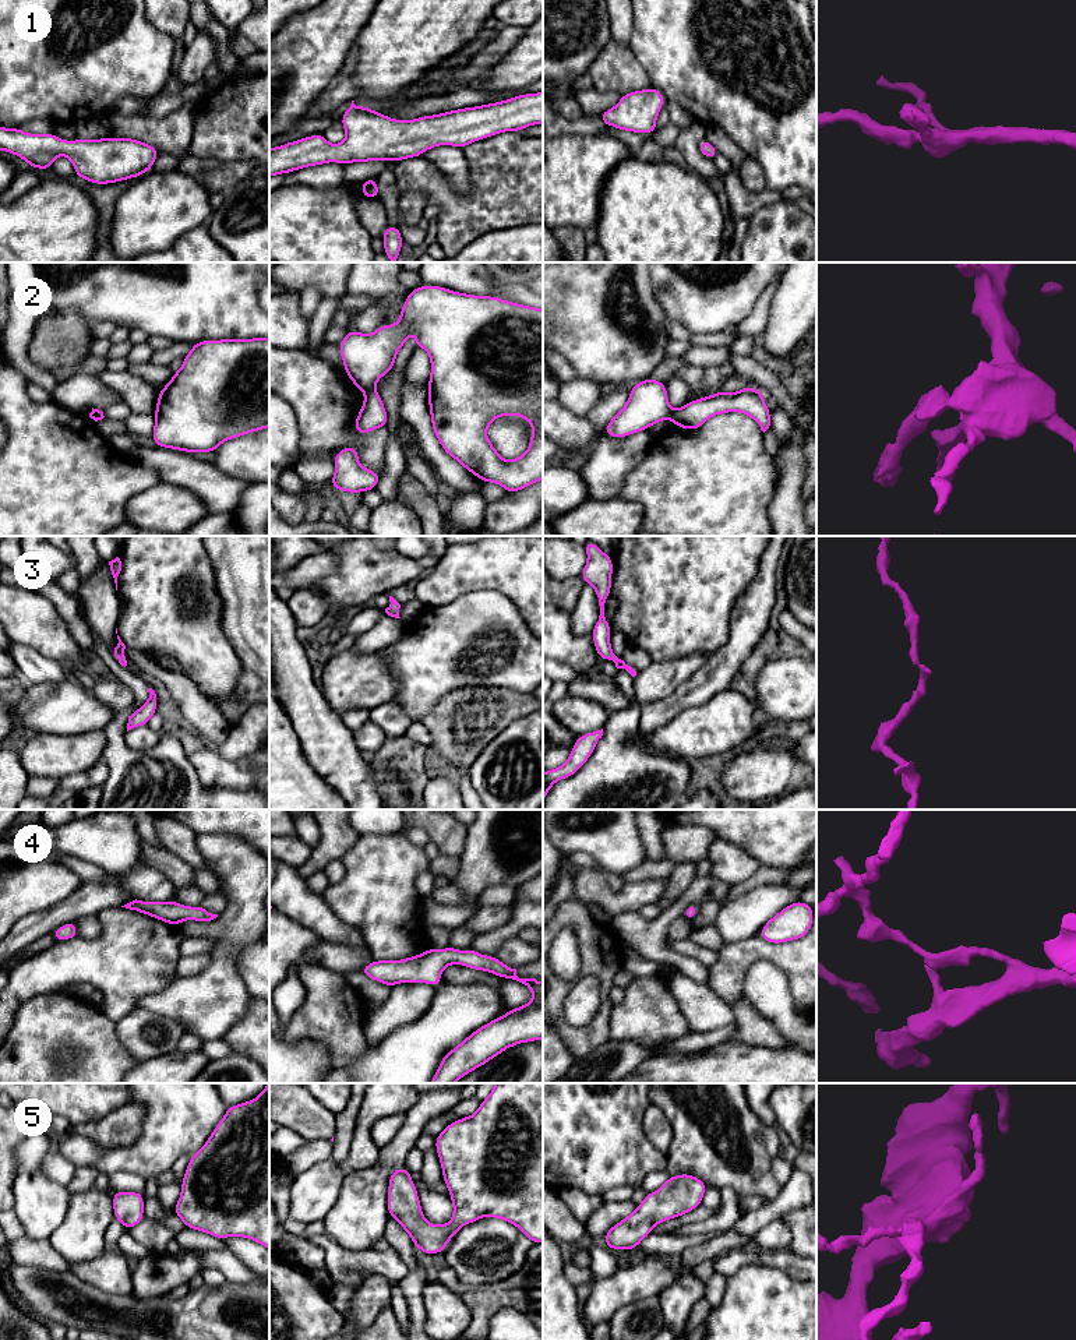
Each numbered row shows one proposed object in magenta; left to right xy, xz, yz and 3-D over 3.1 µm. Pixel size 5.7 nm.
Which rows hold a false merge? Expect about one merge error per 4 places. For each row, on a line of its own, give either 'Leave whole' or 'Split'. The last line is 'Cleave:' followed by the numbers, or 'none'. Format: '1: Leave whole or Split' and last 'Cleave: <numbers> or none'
1: Leave whole
2: Split
3: Leave whole
4: Leave whole
5: Leave whole
Cleave: 2

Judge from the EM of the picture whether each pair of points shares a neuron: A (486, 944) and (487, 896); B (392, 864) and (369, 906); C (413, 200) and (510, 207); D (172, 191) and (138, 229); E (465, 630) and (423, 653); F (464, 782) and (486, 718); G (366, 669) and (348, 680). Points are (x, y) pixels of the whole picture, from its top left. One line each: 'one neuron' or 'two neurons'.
A: two neurons
B: one neuron
C: two neurons
D: one neuron
E: one neuron
F: two neurons
G: one neuron

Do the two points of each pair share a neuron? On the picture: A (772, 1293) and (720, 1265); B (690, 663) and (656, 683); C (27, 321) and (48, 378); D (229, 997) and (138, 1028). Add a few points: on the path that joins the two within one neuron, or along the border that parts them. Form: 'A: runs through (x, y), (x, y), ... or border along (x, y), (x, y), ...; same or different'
A: border along (768, 1265), (744, 1265), (729, 1277); different
B: runs through (681, 669), (664, 677); same
C: runs through (21, 337), (21, 359), (32, 370); same
D: border along (138, 1007), (165, 1015), (176, 1021), (186, 1030); different

